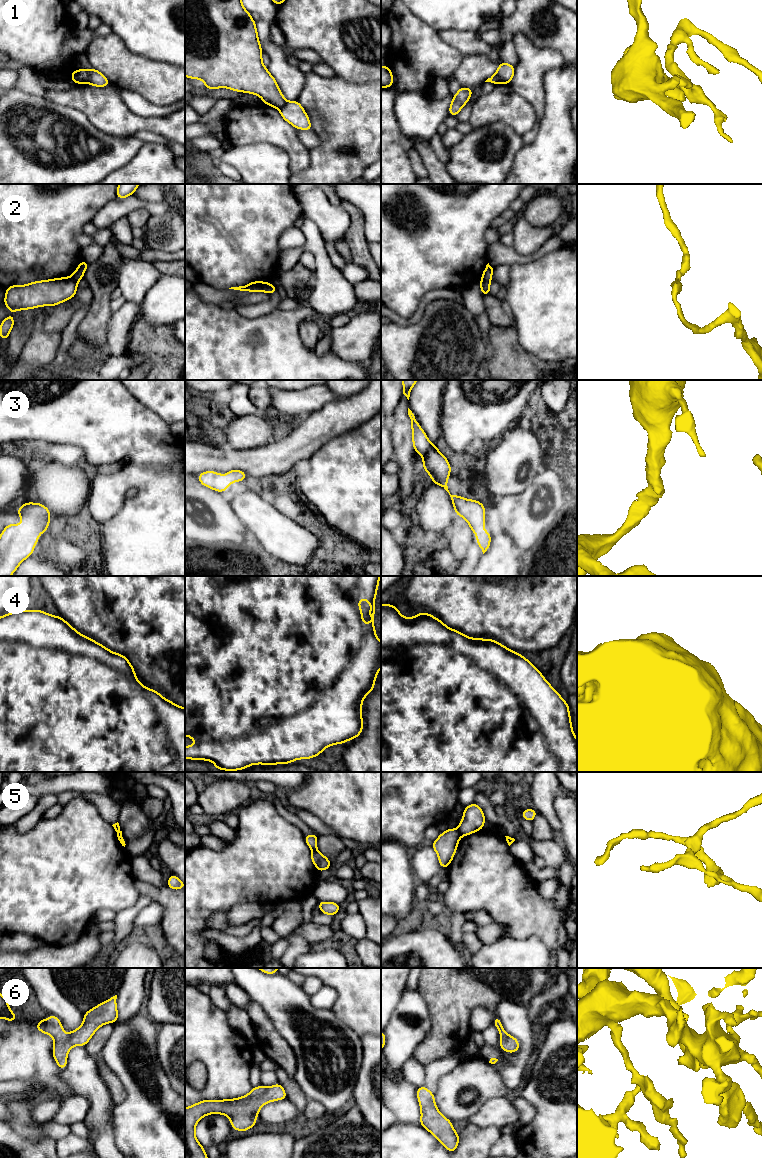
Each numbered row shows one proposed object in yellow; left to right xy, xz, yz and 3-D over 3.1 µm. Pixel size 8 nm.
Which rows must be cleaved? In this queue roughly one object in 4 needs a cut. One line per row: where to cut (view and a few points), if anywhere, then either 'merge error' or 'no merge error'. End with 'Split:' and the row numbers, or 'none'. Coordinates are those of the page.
1: cut xy (85, 71), (89, 77), (89, 82); merge error
2: cut yz (481, 279), (489, 282); merge error
3: cut none; no merge error
4: cut none; no merge error
5: cut yz (457, 829), (460, 835); merge error
6: cut none; no merge error
Split: 1, 2, 5

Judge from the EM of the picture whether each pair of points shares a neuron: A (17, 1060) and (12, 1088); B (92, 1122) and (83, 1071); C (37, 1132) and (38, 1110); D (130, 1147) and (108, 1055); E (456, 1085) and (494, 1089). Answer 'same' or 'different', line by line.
A: different
B: same
C: different
D: same
E: same

